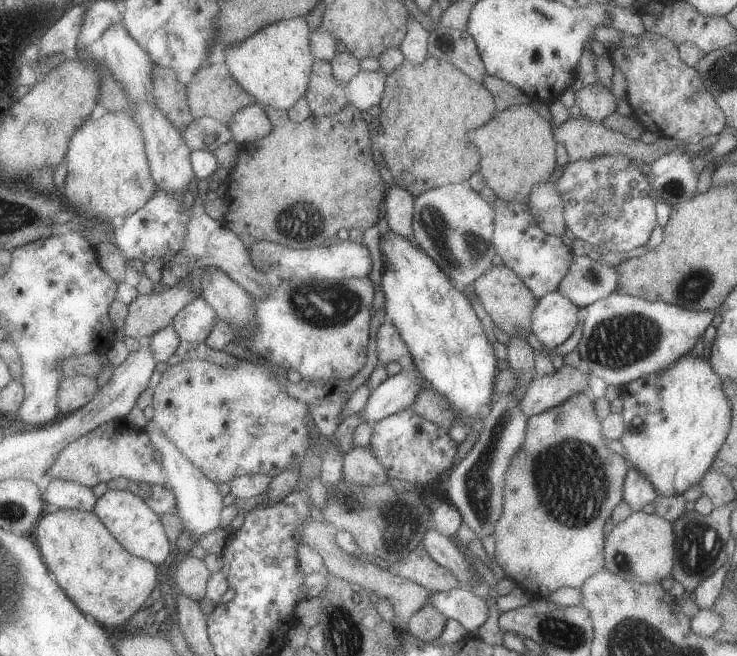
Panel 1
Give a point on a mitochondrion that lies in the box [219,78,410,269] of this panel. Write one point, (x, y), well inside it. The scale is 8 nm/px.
(300, 222)

